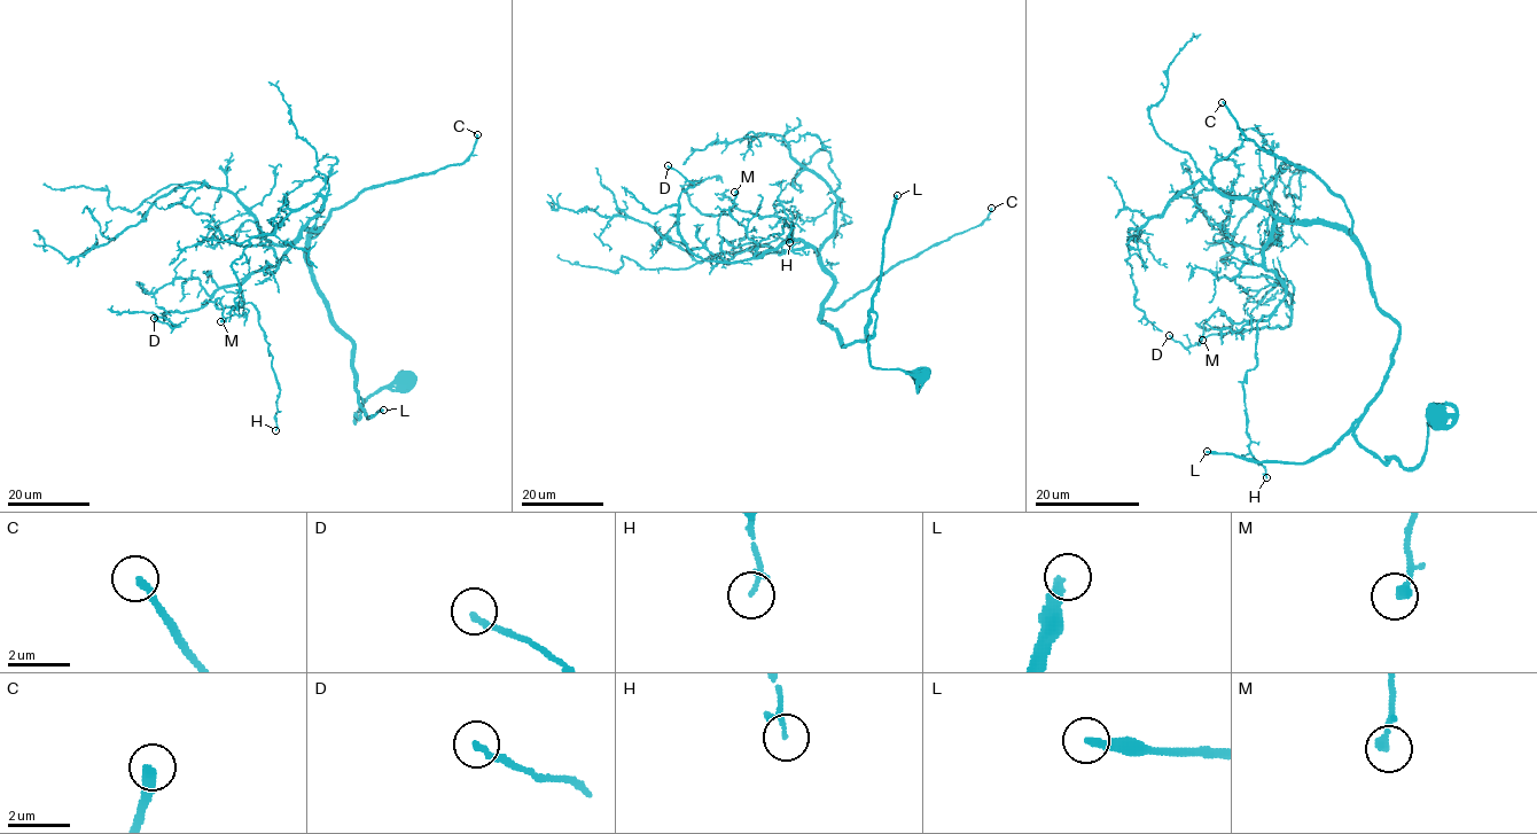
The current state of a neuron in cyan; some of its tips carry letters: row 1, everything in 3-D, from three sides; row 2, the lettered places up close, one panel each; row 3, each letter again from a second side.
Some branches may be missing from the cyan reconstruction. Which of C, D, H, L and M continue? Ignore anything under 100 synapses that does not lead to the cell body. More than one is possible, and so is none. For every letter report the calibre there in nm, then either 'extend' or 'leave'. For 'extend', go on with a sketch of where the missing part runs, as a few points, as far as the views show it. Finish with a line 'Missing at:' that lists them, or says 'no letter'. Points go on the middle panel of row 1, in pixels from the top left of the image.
C: 280 nm | leave
D: 200 nm | leave
H: 140 nm | leave
L: 320 nm | extend
M: 280 nm | leave
Missing at: L

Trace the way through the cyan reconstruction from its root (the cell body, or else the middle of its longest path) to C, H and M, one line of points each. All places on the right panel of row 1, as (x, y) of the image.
C: (1432, 415), (1414, 467), (1358, 441), (1399, 327), (1378, 305), (1344, 202), (1313, 172), (1249, 141), (1222, 102)
H: (1432, 415), (1414, 467), (1358, 441), (1399, 327), (1342, 230), (1277, 221), (1285, 298), (1243, 383), (1266, 477)
M: (1432, 415), (1414, 467), (1354, 435), (1399, 327), (1320, 221), (1276, 223), (1273, 313), (1217, 311), (1202, 340)

